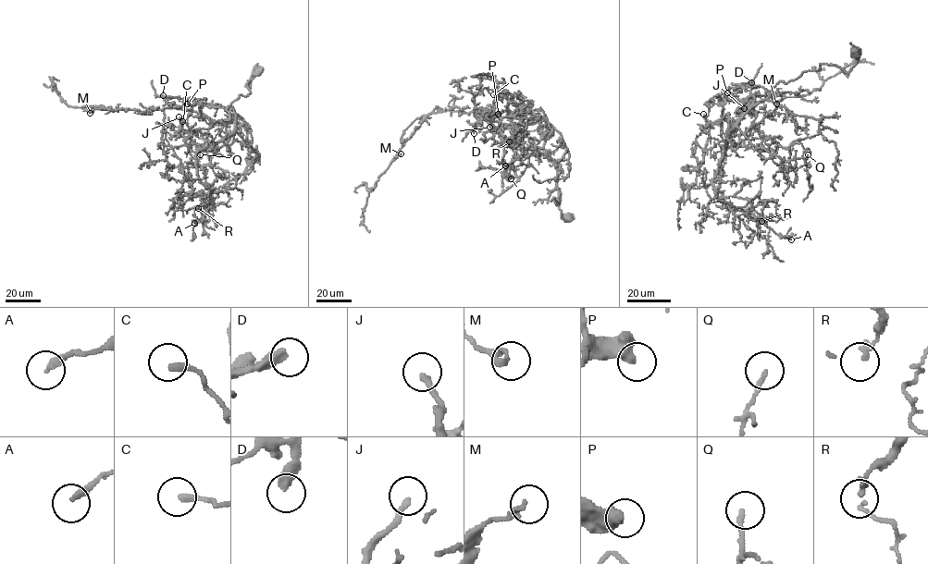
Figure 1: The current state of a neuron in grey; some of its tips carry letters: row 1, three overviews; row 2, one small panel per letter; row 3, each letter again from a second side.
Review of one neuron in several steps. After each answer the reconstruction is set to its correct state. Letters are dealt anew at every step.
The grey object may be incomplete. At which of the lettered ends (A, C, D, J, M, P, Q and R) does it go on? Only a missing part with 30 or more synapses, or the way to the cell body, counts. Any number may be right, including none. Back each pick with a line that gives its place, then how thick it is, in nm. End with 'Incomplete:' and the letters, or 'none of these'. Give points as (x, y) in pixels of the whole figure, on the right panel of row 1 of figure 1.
D: (751, 82) | 420 nm
J: (744, 108) | 240 nm
Incomplete: D, J

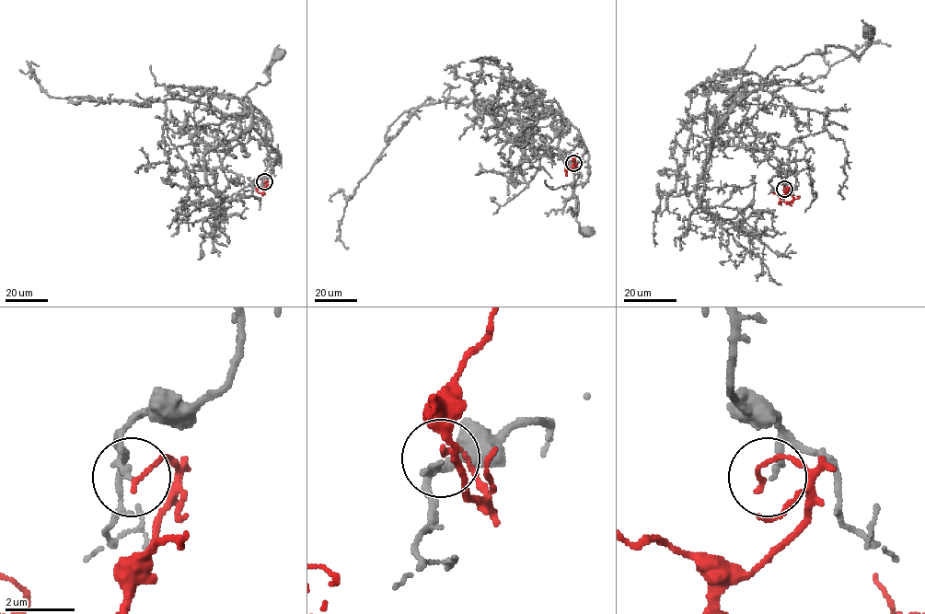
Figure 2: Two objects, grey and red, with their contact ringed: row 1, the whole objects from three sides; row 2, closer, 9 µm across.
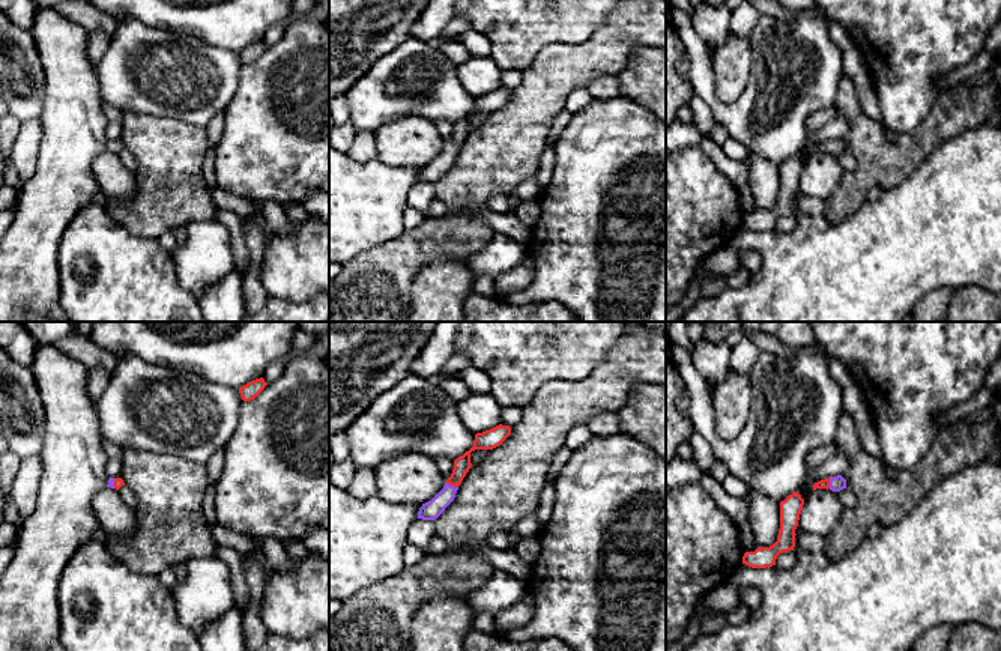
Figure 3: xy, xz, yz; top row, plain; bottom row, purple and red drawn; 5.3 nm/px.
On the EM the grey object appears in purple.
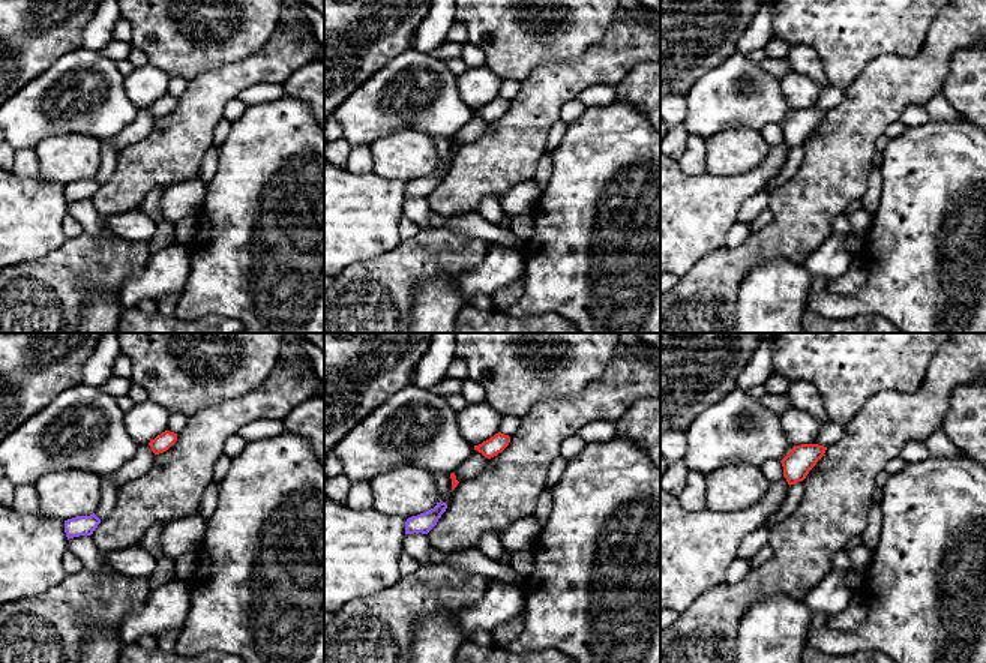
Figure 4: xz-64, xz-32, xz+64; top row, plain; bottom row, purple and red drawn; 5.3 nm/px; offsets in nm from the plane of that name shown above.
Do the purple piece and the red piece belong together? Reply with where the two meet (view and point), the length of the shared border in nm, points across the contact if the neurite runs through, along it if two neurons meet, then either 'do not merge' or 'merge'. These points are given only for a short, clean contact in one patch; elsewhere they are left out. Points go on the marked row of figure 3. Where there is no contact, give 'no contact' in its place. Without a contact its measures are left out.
xz (453, 486) | 70 nm | across xz (432, 510), (453, 486), (462, 465) | merge

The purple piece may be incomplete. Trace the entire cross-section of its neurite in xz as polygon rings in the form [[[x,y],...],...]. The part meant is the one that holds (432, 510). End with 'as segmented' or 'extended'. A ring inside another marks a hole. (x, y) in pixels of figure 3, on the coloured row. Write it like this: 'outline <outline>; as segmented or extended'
outline [[[496,425],[490,430],[475,435],[473,447],[454,460],[454,469],[443,489],[428,502],[422,504],[418,519],[436,520],[445,508],[454,501],[458,486],[472,468],[470,453],[475,450],[493,450],[511,435],[510,425]]]; extended

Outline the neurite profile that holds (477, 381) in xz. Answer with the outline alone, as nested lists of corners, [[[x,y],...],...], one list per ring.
[[[469,365],[460,371],[460,379],[473,394],[490,394],[491,379],[479,368]]]

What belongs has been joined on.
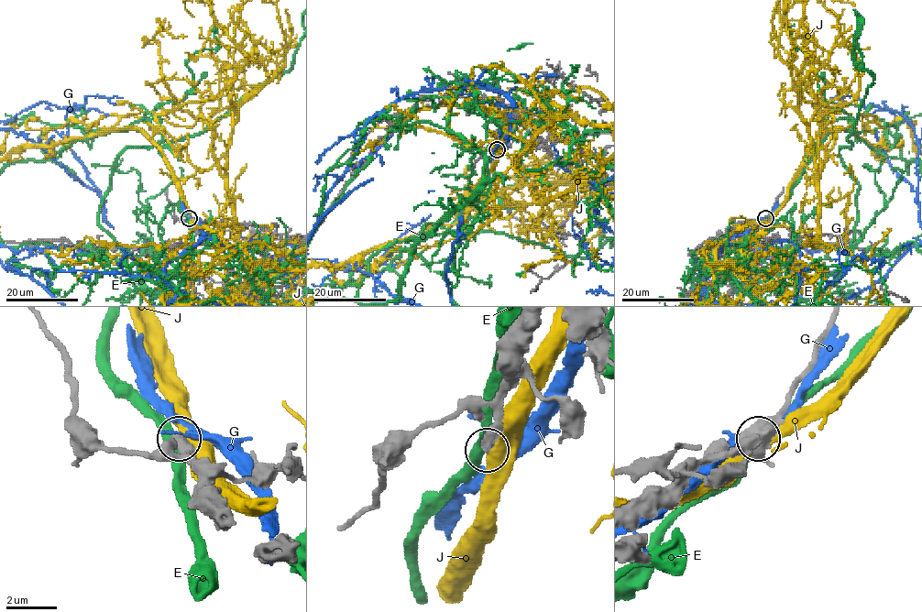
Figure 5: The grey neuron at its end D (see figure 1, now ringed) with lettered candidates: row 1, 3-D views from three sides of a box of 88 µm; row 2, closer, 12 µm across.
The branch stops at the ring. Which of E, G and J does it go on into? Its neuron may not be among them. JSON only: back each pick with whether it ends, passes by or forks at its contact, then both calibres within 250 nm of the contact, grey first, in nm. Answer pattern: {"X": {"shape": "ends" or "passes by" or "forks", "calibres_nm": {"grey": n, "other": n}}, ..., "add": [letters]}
{"add": []}

